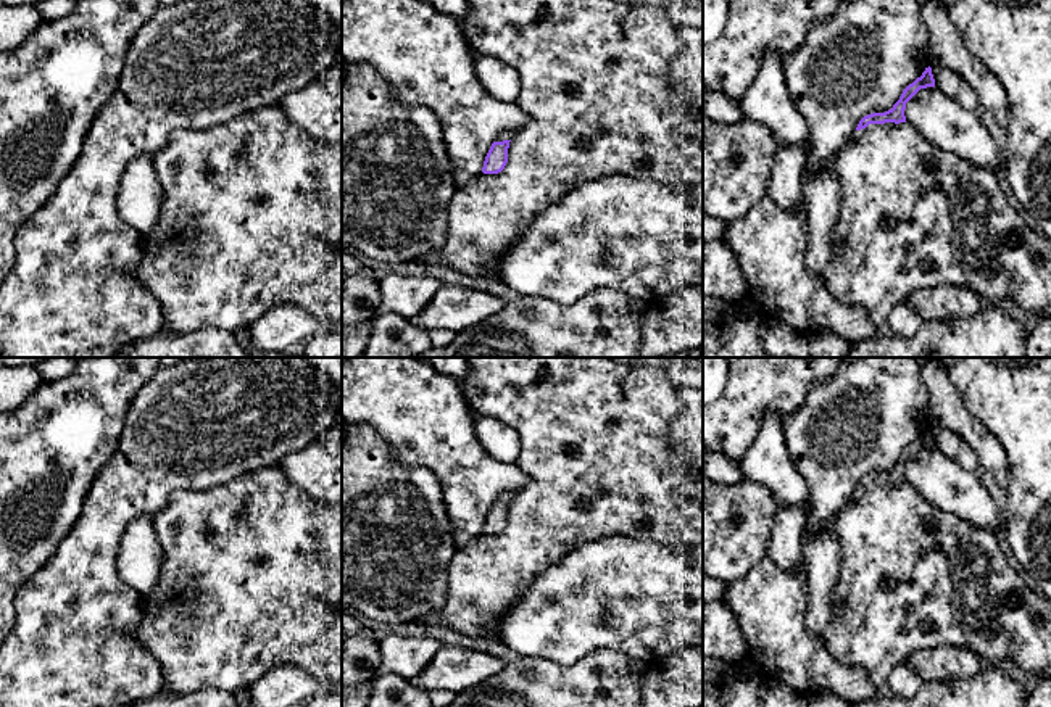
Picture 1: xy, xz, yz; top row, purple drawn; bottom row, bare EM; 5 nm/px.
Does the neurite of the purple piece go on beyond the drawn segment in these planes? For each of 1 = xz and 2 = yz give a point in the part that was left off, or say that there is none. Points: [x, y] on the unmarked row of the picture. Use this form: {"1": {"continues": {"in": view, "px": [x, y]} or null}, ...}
{"1": {"continues": {"in": "xz", "px": [505, 496]}}, "2": {"continues": null}}

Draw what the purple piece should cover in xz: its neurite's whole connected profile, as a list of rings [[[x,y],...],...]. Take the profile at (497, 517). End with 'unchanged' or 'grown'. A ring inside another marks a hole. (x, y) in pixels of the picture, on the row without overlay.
[[[501,493],[495,499],[484,522],[484,528],[482,528],[484,535],[498,535],[505,530],[508,523],[508,509],[511,499],[513,499],[513,493]]]; grown

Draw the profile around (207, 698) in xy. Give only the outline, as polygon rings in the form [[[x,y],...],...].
[[[206,688],[190,694],[171,694],[161,689],[156,696],[127,707],[240,707],[231,693]]]

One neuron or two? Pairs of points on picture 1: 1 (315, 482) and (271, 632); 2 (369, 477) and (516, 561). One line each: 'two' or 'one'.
1: two
2: two

